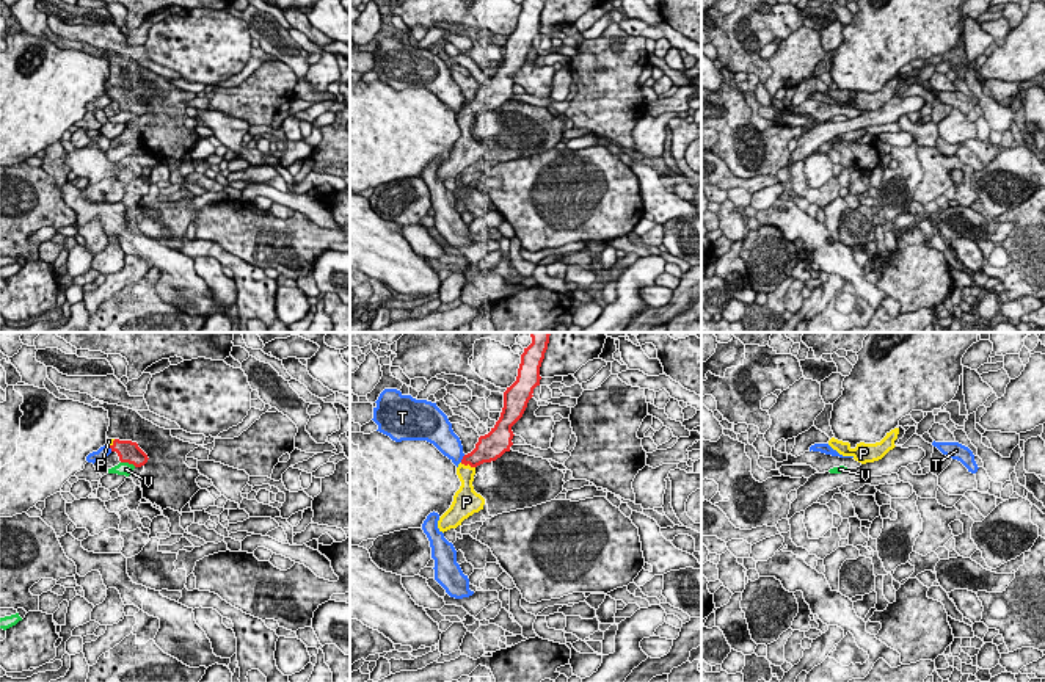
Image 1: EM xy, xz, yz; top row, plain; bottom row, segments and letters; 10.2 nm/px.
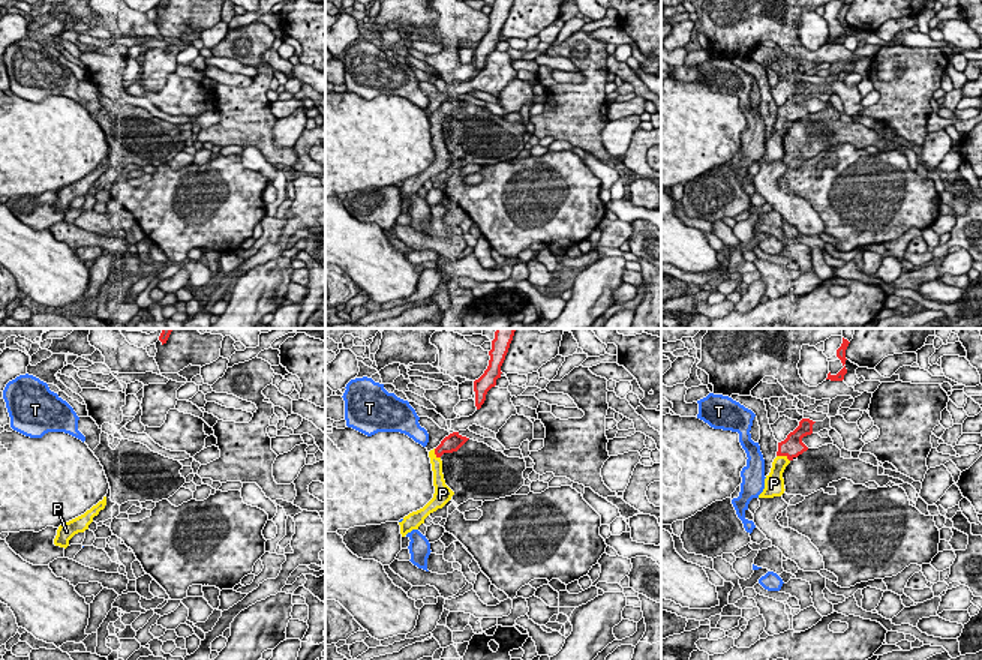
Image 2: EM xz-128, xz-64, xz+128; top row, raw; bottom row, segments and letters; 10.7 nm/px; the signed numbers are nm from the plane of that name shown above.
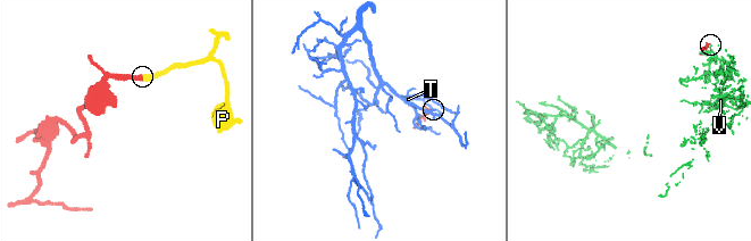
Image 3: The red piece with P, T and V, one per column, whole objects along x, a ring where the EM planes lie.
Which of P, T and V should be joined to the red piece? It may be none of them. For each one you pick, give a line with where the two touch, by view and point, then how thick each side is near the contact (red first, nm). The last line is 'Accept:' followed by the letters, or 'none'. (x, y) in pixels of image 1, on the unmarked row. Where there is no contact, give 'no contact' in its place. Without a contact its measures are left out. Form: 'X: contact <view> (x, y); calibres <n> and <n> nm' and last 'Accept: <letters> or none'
P: contact xz (468, 112); calibres 240 and 160 nm
Accept: P

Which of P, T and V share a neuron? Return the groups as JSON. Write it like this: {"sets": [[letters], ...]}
{"sets": [["P"], ["T"], ["V"]]}

